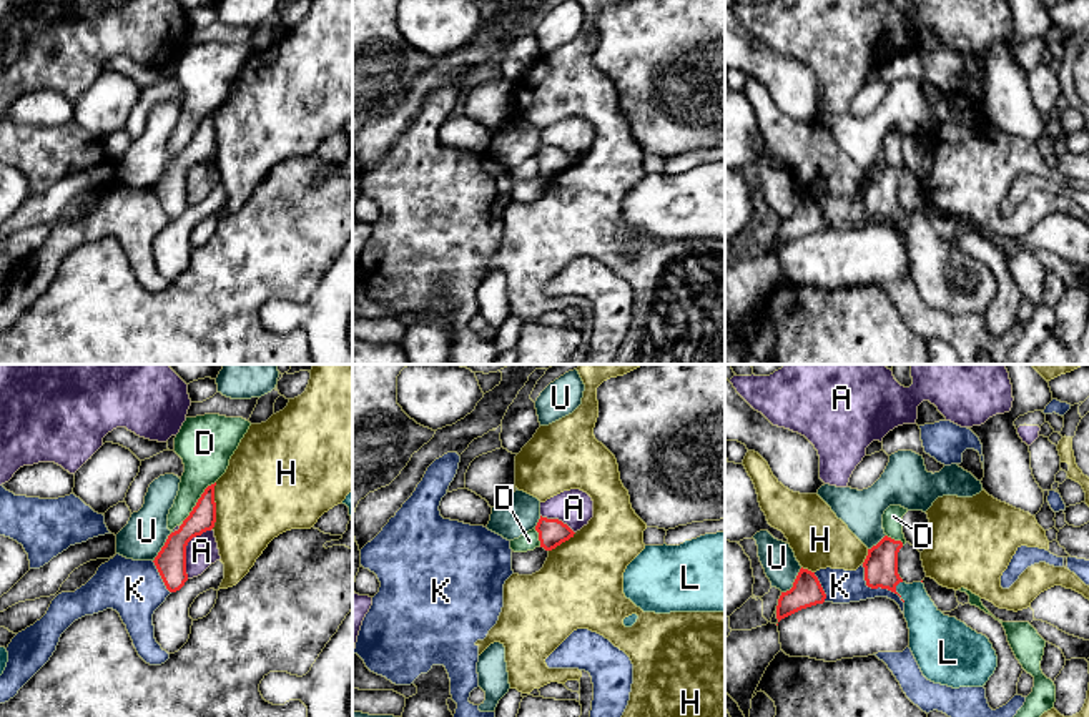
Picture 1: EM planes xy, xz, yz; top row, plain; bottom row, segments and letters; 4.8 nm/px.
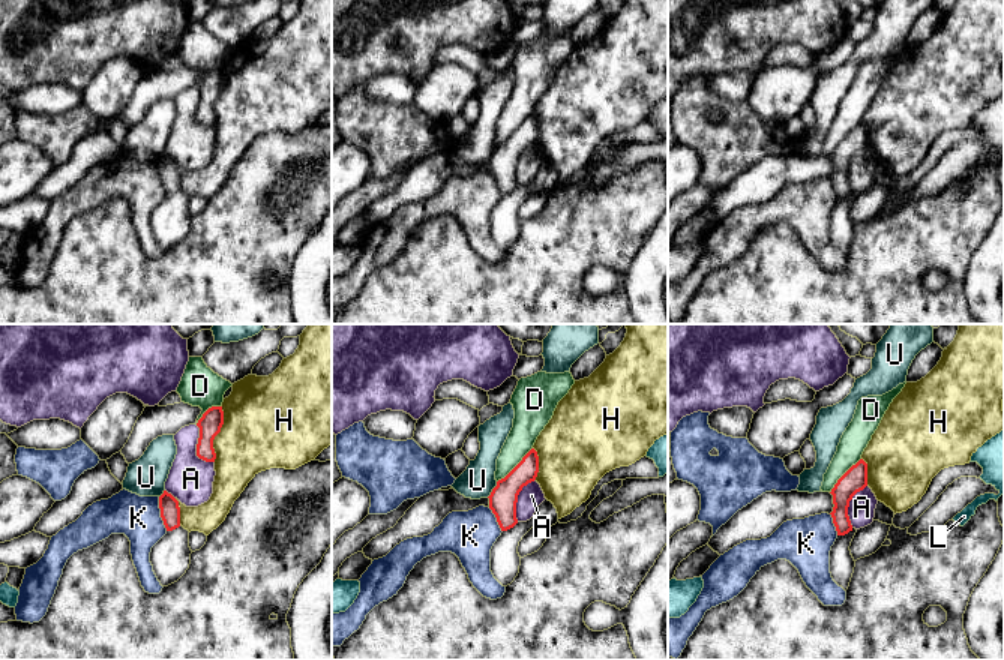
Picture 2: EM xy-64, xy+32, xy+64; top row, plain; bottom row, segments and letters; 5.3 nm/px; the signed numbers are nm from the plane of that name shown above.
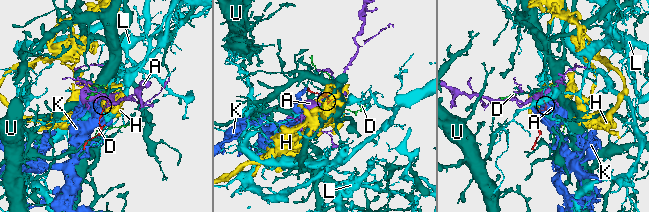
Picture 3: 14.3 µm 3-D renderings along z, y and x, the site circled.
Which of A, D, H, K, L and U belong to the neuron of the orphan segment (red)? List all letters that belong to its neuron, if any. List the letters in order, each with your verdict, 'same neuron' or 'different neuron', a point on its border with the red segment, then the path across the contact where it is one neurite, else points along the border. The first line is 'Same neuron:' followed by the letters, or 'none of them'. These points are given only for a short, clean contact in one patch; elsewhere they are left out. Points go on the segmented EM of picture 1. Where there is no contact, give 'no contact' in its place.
Same neuron: L
A: different neuron; meets red in xy at (185, 549)
D: different neuron; meets red in xy at (197, 503)
H: different neuron; meets red in xy at (215, 506)
K: different neuron; meets red in yz at (877, 588)
L: same neuron; meets red in yz at (895, 591); runs through yz (880, 566), (895, 591), (918, 608), (930, 629)
U: different neuron; meets red in yz at (793, 583)

